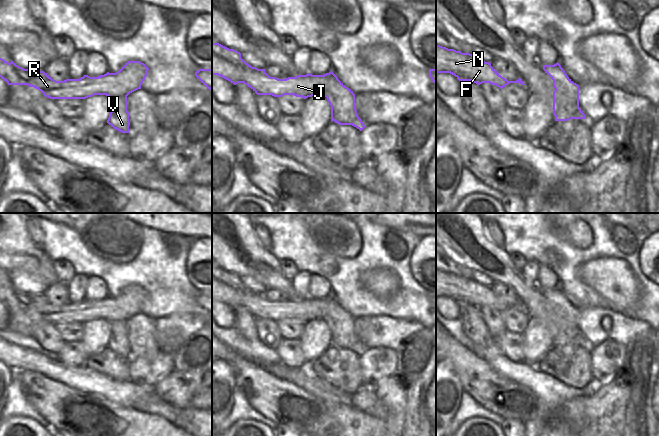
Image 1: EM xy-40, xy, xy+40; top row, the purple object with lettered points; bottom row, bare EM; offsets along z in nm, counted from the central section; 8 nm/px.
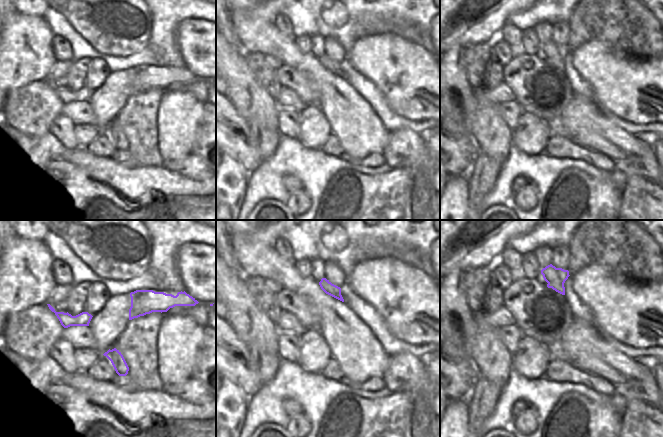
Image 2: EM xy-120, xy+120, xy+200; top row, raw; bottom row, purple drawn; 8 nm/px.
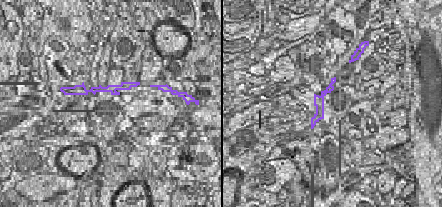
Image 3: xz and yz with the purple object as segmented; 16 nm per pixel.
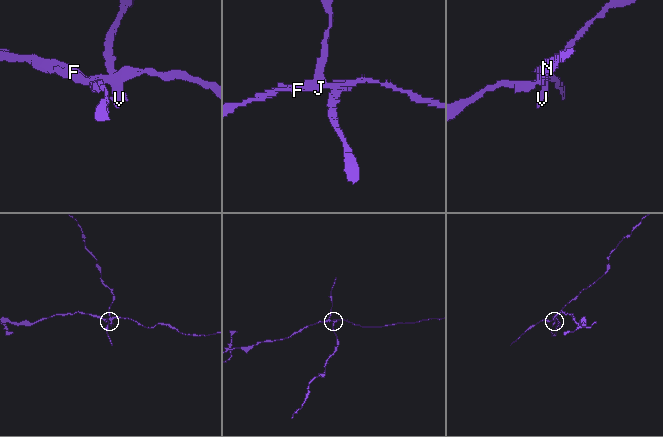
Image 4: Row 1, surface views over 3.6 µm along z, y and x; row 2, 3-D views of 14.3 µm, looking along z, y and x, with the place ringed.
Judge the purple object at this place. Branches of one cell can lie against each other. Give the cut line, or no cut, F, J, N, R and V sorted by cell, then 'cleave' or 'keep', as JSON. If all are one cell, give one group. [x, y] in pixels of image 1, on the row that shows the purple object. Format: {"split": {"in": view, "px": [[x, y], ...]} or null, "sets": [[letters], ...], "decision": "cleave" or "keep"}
{"split": {"in": "xy", "px": [[337, 78], [333, 82], [332, 87], [323, 95]]}, "sets": [["F", "J", "N", "R"], ["V"]], "decision": "cleave"}

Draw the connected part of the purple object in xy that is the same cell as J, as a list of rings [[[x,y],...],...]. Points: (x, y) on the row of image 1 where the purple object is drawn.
[[[212,43],[212,75],[218,75],[234,85],[244,83],[257,95],[294,95],[304,99],[325,95],[338,79],[333,72],[324,75],[308,73],[286,79],[270,77],[265,69],[258,69],[246,63],[240,52],[219,43]]]

